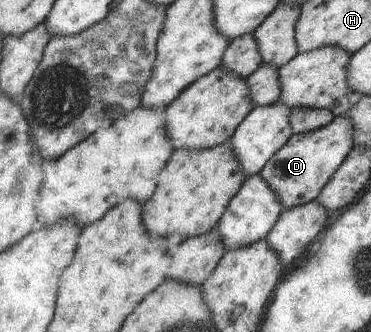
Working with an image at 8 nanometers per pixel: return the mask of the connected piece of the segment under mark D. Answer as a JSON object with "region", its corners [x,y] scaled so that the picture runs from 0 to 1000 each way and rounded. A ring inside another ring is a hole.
{"region":[[[925,346],[900,349],[898,370],[887,370],[871,386],[854,386],[844,398],[819,404],[790,404],[782,425],[730,470],[725,491],[695,527],[704,527],[709,545],[749,587],[749,605],[760,611],[763,636],[803,627],[806,617],[854,602],[854,593],[868,584],[868,572],[898,542],[900,524],[922,500],[925,482],[951,455],[951,443],[954,377]]]}

